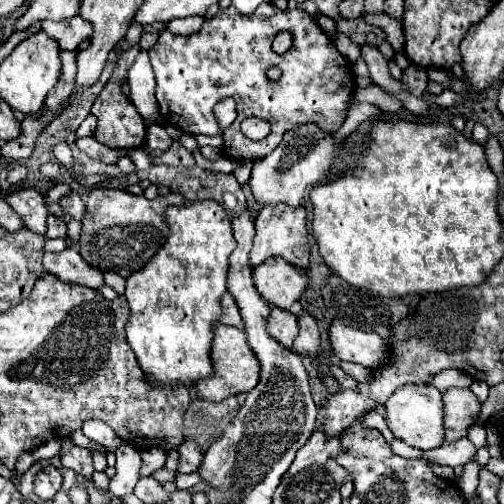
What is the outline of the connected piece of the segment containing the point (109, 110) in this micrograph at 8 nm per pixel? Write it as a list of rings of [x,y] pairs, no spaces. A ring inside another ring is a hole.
[[[134,45],[134,47],[130,47],[128,51],[124,51],[124,53],[118,55],[116,67],[114,67],[114,71],[112,71],[110,81],[106,83],[106,87],[102,89],[102,93],[96,97],[96,101],[94,101],[94,105],[92,105],[92,113],[98,117],[98,127],[96,127],[96,131],[94,131],[94,139],[100,141],[100,143],[104,143],[104,145],[108,145],[108,147],[112,147],[112,149],[116,149],[116,147],[138,149],[138,147],[142,147],[144,141],[146,141],[146,125],[144,125],[144,119],[140,117],[140,113],[138,113],[136,107],[132,105],[132,101],[122,95],[122,87],[120,87],[120,83],[122,83],[122,79],[126,77],[126,73],[128,73],[128,69],[130,69],[134,57],[138,55],[138,51],[140,51],[140,47]]]

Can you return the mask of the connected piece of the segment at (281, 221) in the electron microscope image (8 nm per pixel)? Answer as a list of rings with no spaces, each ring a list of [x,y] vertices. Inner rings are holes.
[[[266,205],[256,217],[256,237],[254,237],[254,247],[250,253],[250,265],[258,267],[262,261],[270,257],[282,257],[290,265],[298,269],[308,267],[308,237],[306,237],[306,209],[304,207],[288,207],[288,205]]]

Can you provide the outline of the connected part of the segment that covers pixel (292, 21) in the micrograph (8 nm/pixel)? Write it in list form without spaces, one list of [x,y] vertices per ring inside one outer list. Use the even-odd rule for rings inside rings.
[[[272,3],[260,5],[252,15],[242,15],[232,5],[226,9],[220,9],[212,19],[204,21],[200,31],[196,31],[188,37],[164,31],[158,37],[158,41],[154,43],[154,47],[150,47],[150,61],[152,61],[152,69],[156,75],[158,111],[166,123],[180,127],[186,133],[218,135],[218,123],[212,113],[212,107],[218,101],[222,101],[224,97],[232,97],[236,101],[238,117],[222,133],[222,137],[224,137],[222,151],[224,151],[224,155],[234,157],[234,159],[242,159],[242,161],[246,161],[246,159],[256,161],[256,159],[266,157],[268,153],[272,153],[280,145],[284,133],[290,129],[296,129],[298,125],[314,123],[320,129],[328,129],[330,133],[338,131],[344,117],[346,117],[346,109],[352,101],[352,93],[356,89],[352,67],[336,51],[334,43],[328,39],[328,35],[324,35],[320,31],[320,27],[312,21],[312,17],[304,9],[296,7],[296,9],[282,11],[282,9],[274,7]],[[280,31],[290,31],[294,35],[294,41],[286,53],[276,55],[272,51],[272,41],[274,41],[276,33],[280,33]],[[270,67],[280,69],[282,75],[278,81],[268,79],[266,71]],[[246,117],[260,117],[260,119],[268,121],[270,135],[264,137],[262,141],[252,141],[252,139],[244,137],[240,131],[240,121]]]

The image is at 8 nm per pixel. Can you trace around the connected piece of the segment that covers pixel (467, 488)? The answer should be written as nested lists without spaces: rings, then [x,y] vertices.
[[[472,461],[472,463],[464,465],[464,473],[462,473],[462,477],[458,479],[458,487],[464,491],[466,499],[470,502],[477,501],[477,498],[474,497],[474,495],[476,487],[478,487],[478,471],[480,471],[478,463]]]

